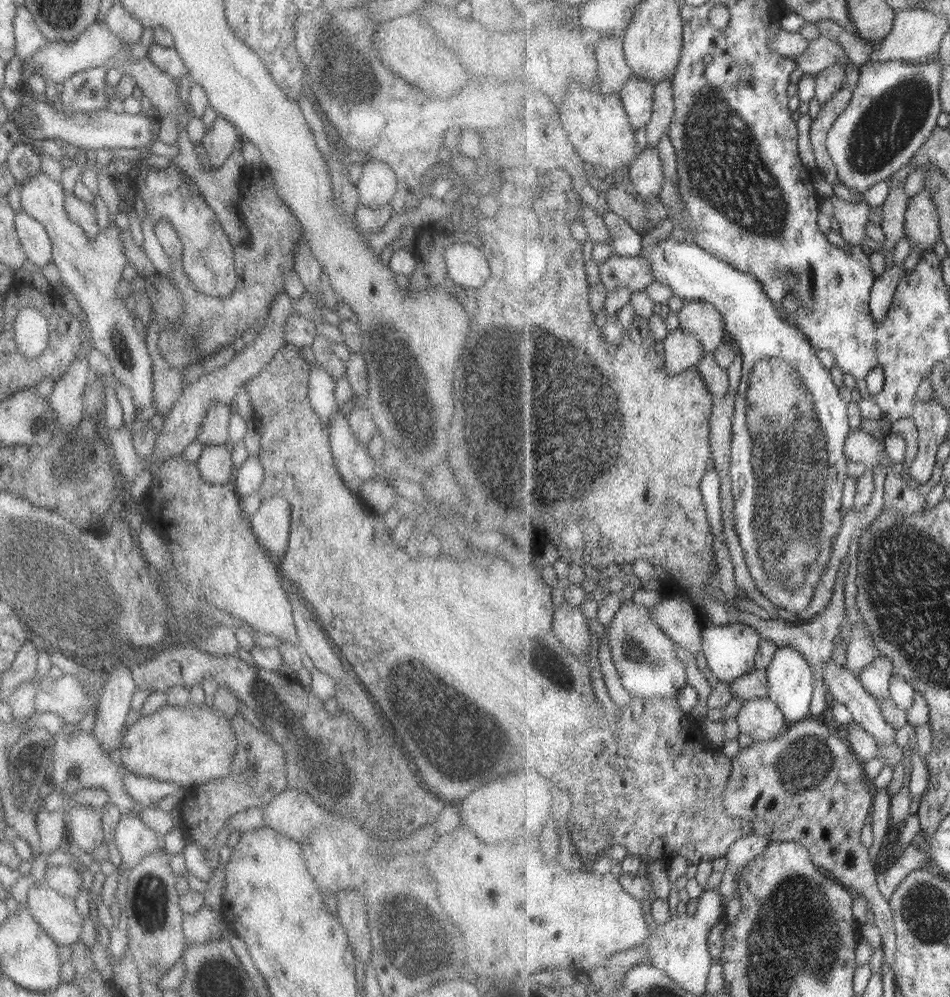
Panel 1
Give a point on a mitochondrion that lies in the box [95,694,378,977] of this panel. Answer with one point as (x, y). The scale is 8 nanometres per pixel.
(152, 894)

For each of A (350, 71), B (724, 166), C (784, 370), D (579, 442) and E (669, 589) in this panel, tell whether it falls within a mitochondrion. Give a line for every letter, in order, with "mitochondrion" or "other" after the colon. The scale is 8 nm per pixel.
A: mitochondrion
B: mitochondrion
C: other
D: mitochondrion
E: other

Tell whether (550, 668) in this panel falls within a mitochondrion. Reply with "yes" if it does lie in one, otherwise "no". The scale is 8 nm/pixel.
yes

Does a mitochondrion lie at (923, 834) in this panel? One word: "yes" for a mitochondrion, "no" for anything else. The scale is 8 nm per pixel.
no

